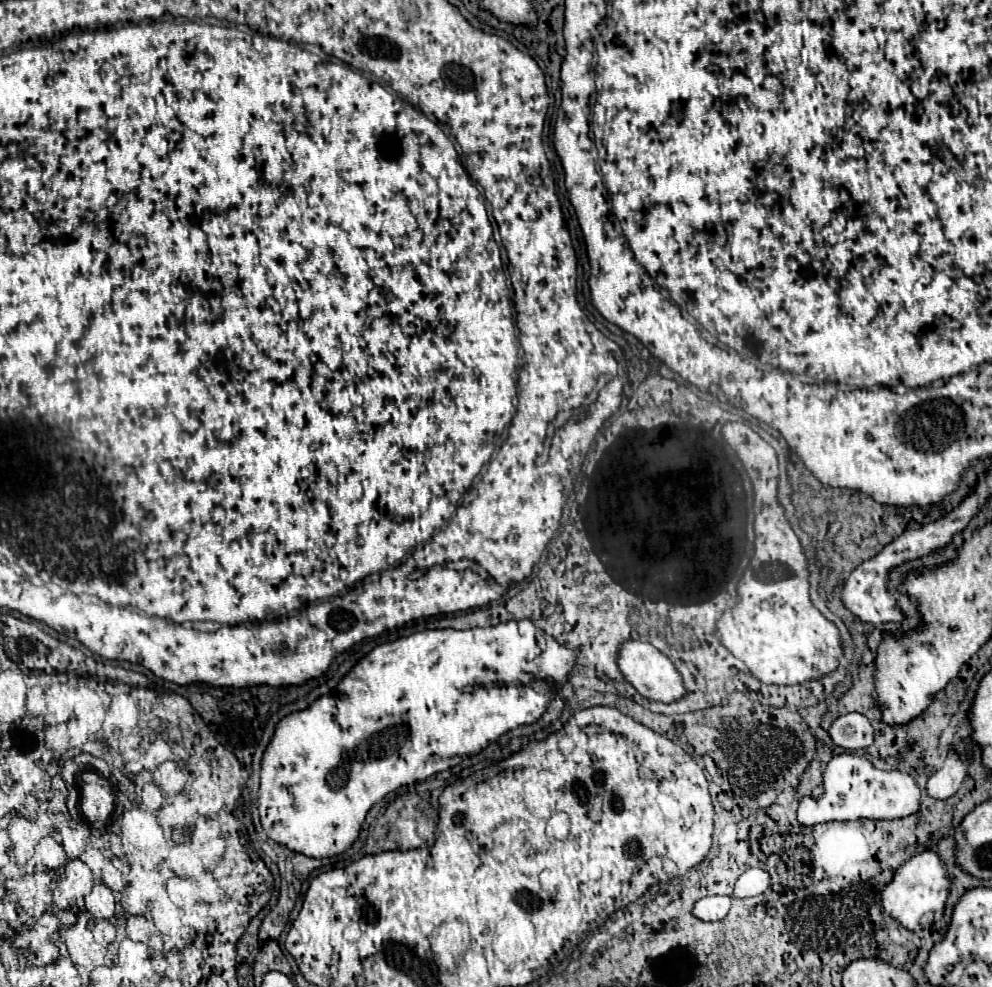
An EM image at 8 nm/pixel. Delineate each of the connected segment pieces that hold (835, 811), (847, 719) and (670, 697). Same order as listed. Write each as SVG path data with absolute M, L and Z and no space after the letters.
M838 756L832 758L824 772L826 792L818 800L802 800L798 806L798 822L814 826L830 820L892 820L918 812L918 790L908 774L872 774L872 764L864 758Z
M850 712L832 722L830 736L836 746L848 750L862 750L874 742L874 728L864 714Z
M640 640L624 642L618 652L618 666L620 666L620 672L626 676L626 680L648 700L672 704L672 702L678 702L680 698L684 698L684 694L686 694L682 674L658 648L654 648L648 642L640 642Z

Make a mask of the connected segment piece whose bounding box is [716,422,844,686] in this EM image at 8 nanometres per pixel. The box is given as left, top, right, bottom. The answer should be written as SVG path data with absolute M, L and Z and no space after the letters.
M728 422L722 428L722 434L726 442L732 446L732 450L738 454L740 462L744 464L752 486L754 486L754 510L756 510L756 520L754 520L754 560L750 562L740 584L738 584L738 604L728 608L724 616L718 622L716 636L720 642L736 656L740 658L750 672L762 680L764 684L778 684L778 686L788 686L788 684L800 684L808 682L812 678L824 678L832 674L842 658L842 636L840 630L834 622L822 616L822 612L812 604L810 598L810 572L808 572L808 560L802 550L802 544L798 536L792 532L784 508L778 502L778 456L776 450L762 440L748 424L744 422Z

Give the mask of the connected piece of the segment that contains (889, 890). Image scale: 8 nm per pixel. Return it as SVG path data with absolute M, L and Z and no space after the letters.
M924 850L896 870L894 880L882 892L882 904L884 910L892 914L898 922L902 922L904 928L920 930L944 916L950 890L952 890L952 878L948 876L946 864L942 862L940 854L934 850Z

